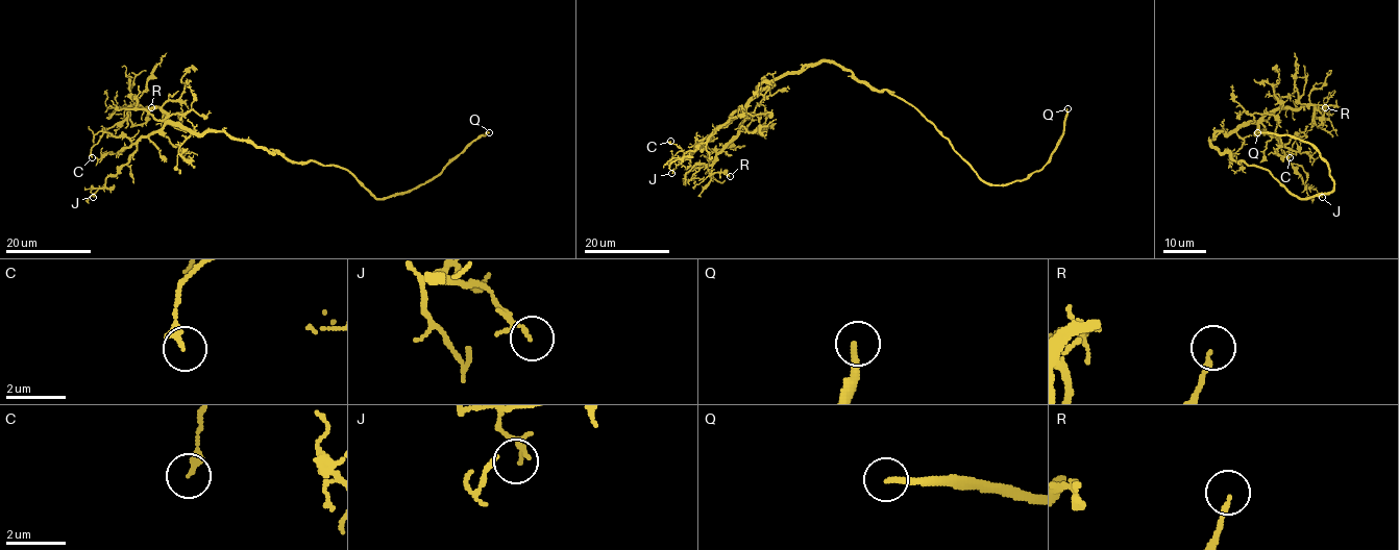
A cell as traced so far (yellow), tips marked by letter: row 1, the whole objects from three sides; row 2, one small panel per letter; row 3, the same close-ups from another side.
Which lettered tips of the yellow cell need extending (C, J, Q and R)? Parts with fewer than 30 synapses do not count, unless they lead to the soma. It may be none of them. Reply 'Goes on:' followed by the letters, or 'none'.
Goes on: Q

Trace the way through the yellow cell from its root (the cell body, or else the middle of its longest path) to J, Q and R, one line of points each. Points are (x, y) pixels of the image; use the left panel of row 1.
J: (297, 163), (223, 131), (190, 133), (166, 123), (137, 142), (130, 159), (102, 186), (91, 189), (93, 197)
Q: (297, 163), (317, 161), (345, 168), (373, 196), (386, 199), (433, 179), (473, 140), (489, 132)
R: (297, 163), (223, 131), (190, 133), (158, 107), (131, 105), (129, 121), (143, 124), (151, 107)

